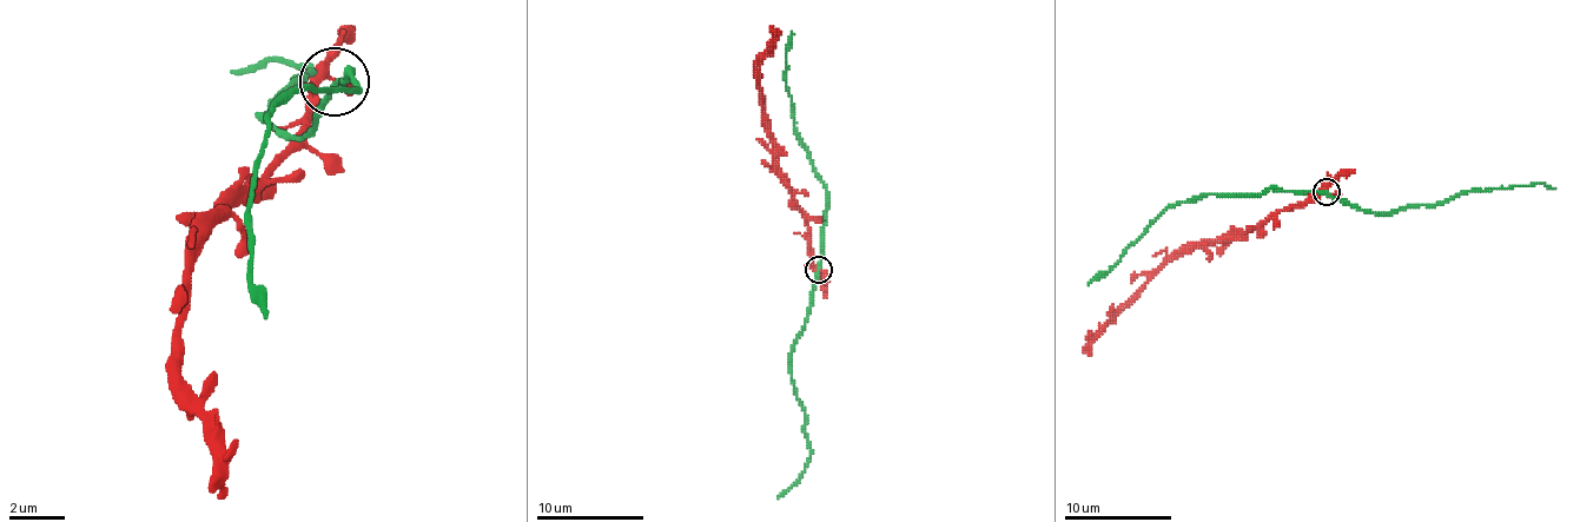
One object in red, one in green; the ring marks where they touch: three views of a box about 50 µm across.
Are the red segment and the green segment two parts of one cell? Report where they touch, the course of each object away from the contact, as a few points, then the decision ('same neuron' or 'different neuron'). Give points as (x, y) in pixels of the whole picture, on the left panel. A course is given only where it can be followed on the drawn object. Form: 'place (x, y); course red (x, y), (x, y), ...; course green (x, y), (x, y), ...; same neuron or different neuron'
place (334, 81); course red (332, 80), (311, 93), (305, 129), (209, 231), (180, 321), (180, 403), (209, 431), (222, 500); course green (332, 80), (346, 73), (352, 93), (298, 87), (270, 107), (250, 190), (250, 279), (264, 321); different neuron

